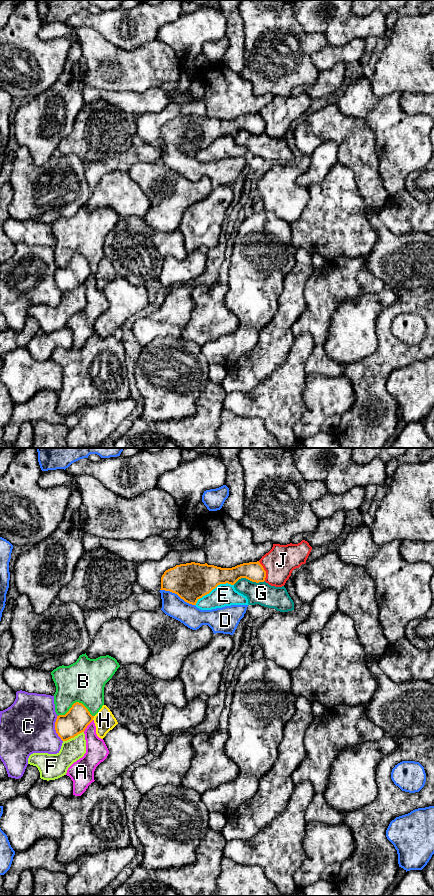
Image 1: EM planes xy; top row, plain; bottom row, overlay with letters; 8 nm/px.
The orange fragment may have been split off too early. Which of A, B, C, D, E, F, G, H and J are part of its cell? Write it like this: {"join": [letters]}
{"join": []}

